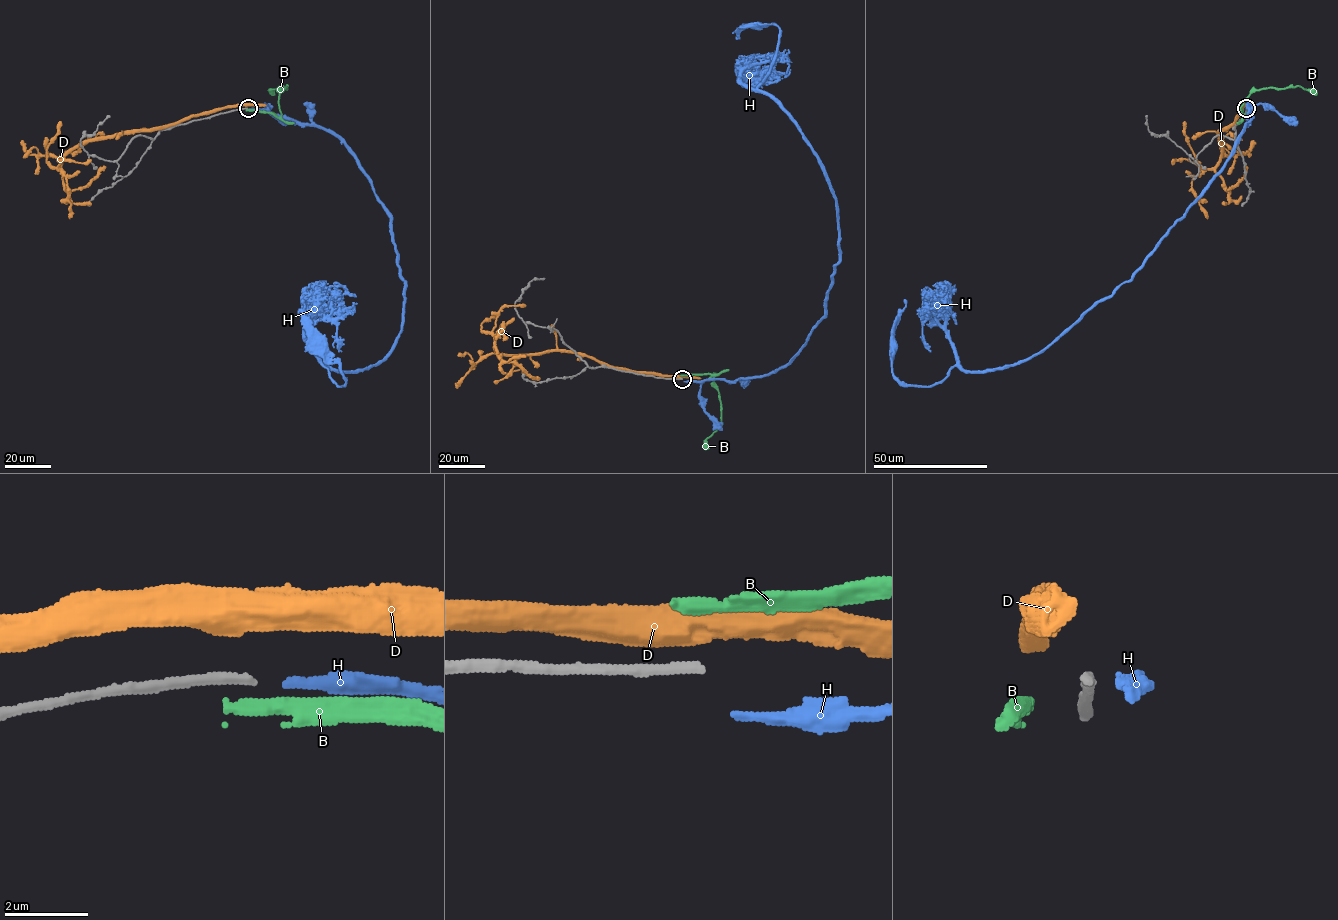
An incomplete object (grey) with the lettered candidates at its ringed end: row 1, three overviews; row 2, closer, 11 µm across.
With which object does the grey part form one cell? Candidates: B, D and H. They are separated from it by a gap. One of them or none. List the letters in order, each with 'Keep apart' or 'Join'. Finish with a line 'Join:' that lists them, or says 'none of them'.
B: Keep apart
D: Keep apart
H: Keep apart
Join: none of them

